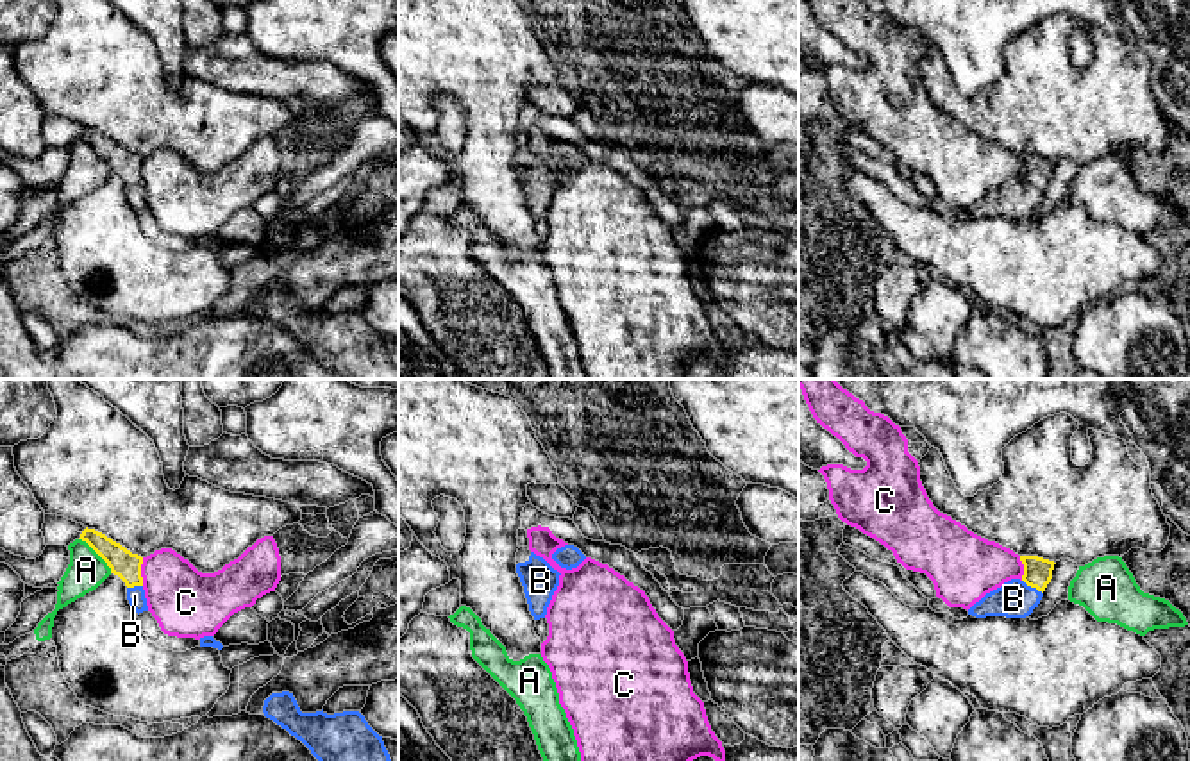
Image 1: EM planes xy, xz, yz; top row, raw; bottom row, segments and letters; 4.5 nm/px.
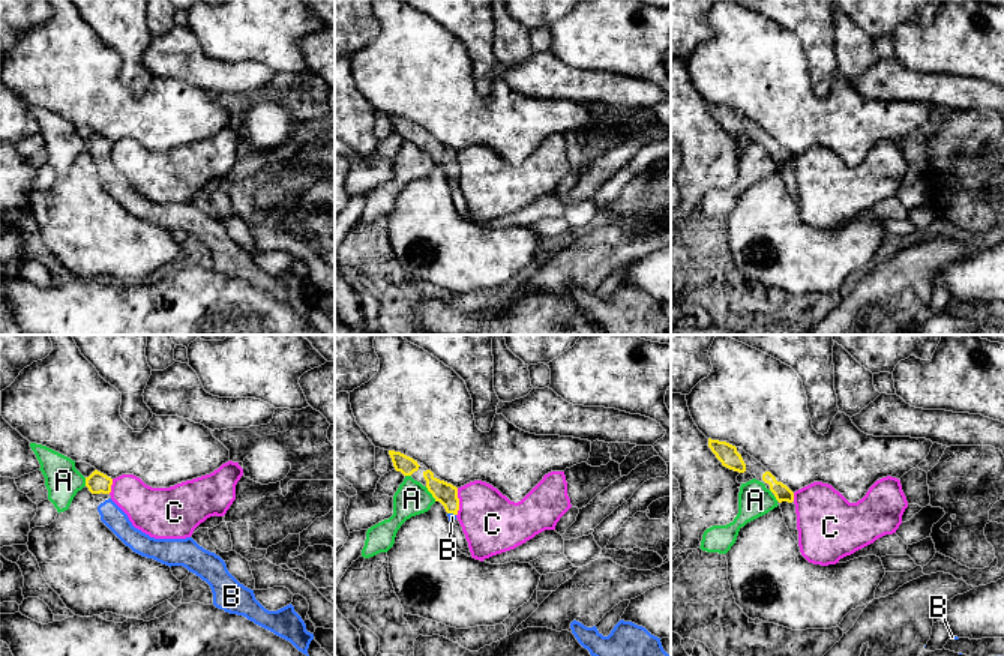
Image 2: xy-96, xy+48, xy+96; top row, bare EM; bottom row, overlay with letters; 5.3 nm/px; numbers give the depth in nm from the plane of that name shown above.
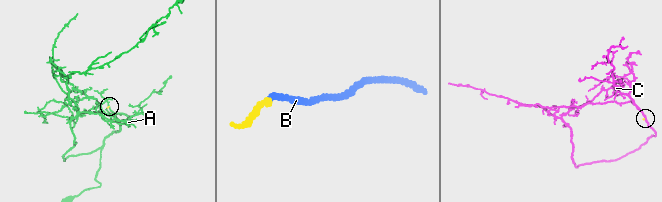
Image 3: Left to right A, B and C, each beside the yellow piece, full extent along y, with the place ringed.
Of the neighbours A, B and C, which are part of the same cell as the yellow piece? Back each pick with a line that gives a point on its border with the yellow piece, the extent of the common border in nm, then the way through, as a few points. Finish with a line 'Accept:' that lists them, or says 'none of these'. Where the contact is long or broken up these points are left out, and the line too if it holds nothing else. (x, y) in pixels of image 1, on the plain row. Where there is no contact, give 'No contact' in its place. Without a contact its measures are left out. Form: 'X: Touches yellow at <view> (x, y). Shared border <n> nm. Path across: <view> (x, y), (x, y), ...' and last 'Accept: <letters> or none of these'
B: Touches yellow at yz (1033, 186). Shared border 120 nm. Path across: yz (1037, 170), (1033, 186), (1024, 195), (1014, 199)
Accept: B

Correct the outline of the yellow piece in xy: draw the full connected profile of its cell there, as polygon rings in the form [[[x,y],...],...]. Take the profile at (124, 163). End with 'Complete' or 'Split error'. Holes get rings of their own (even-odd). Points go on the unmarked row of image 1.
[[[86,127],[79,139],[86,141],[107,163],[111,173],[125,182],[132,209],[138,214],[148,211],[141,177],[143,157],[95,129]]]. Split error

